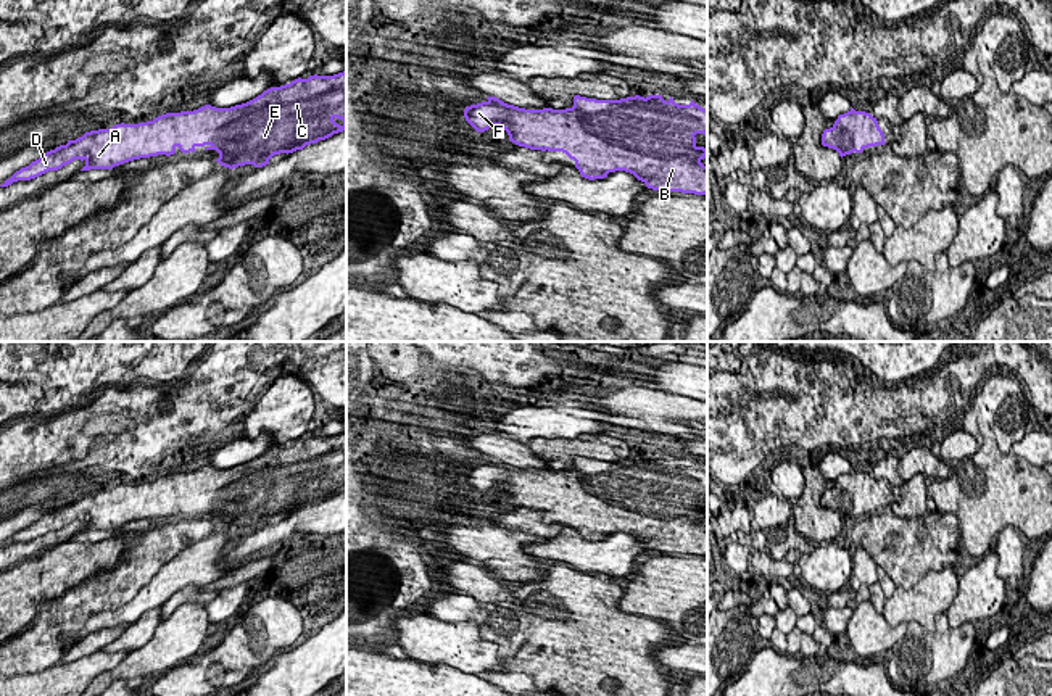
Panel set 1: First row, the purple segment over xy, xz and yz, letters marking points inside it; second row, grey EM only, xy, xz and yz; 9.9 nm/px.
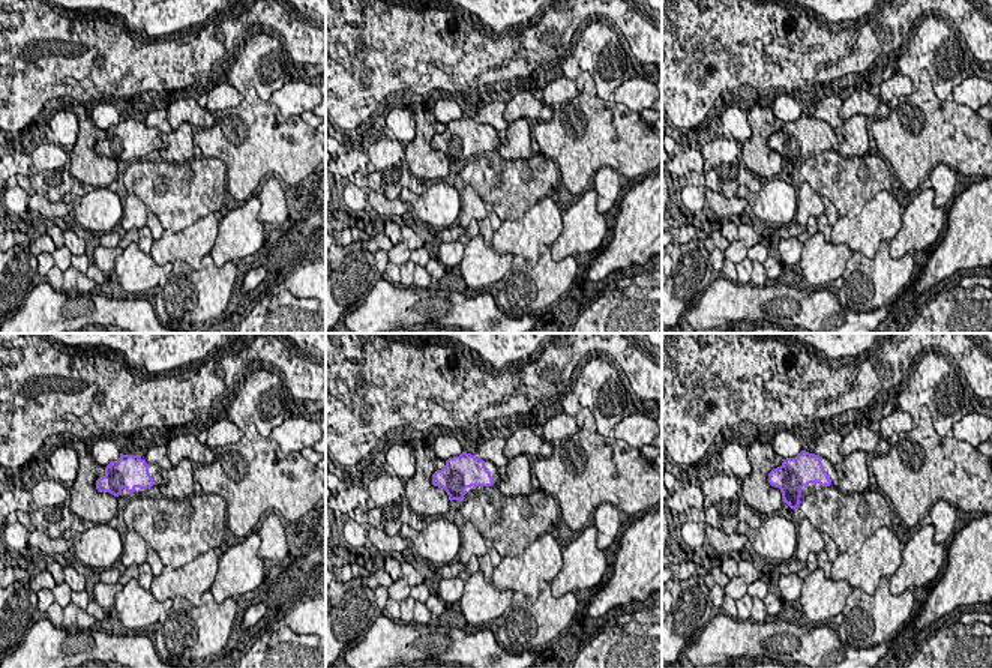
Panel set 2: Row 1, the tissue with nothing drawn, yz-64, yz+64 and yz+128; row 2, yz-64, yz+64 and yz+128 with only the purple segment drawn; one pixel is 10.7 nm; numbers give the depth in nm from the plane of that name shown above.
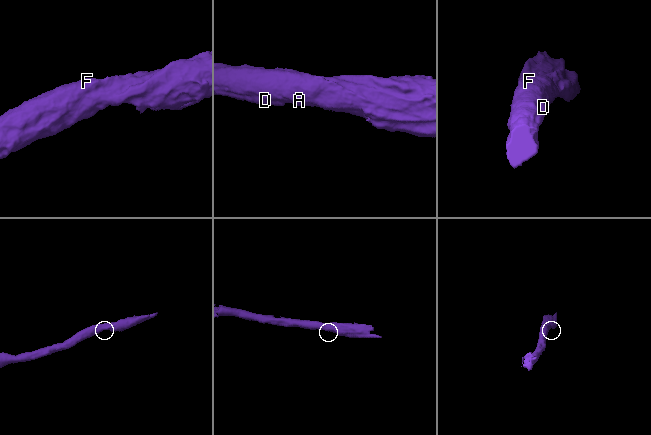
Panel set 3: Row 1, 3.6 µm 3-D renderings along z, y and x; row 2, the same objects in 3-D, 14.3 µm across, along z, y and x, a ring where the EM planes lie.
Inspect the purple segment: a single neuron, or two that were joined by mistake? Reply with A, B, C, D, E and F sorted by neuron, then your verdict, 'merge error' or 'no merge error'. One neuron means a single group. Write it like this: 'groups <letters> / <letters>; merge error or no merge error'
groups A B C D E F; no merge error

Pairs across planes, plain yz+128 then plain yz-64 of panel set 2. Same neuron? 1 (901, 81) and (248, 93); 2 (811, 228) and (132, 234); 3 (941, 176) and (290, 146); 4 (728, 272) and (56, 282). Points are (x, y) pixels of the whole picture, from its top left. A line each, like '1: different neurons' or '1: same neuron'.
1: different neurons
2: same neuron
3: different neurons
4: same neuron

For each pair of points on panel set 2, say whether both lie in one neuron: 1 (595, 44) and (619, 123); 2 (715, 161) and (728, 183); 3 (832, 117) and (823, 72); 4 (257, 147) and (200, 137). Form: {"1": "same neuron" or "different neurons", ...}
{"1": "different neurons", "2": "same neuron", "3": "different neurons", "4": "same neuron"}

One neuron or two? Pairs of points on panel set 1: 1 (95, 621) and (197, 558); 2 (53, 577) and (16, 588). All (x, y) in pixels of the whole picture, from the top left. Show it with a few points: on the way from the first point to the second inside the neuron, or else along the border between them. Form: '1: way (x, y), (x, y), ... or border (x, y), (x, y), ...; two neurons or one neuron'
1: way (121, 616), (153, 595), (171, 577); one neuron
2: way (44, 577), (26, 587); one neuron

